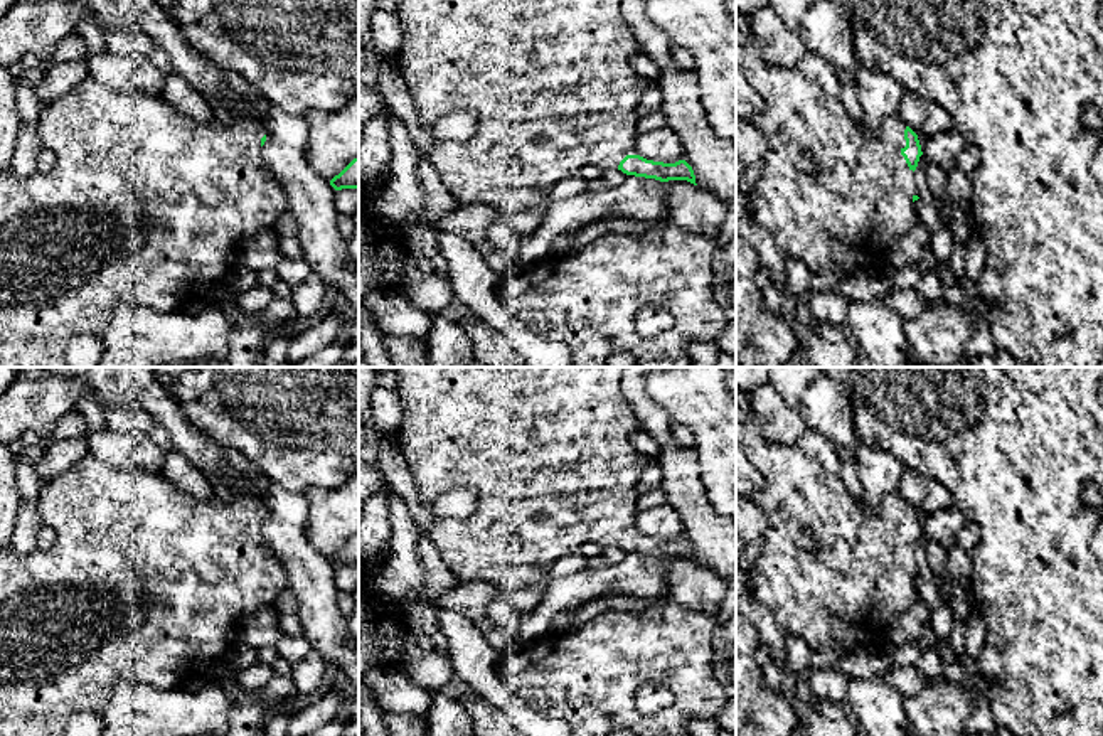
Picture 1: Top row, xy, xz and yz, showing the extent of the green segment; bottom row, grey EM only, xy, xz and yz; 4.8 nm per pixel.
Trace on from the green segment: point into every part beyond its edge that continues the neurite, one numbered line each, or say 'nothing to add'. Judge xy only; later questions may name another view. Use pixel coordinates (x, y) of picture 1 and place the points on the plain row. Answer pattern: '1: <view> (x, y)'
1: xy (145, 583)

